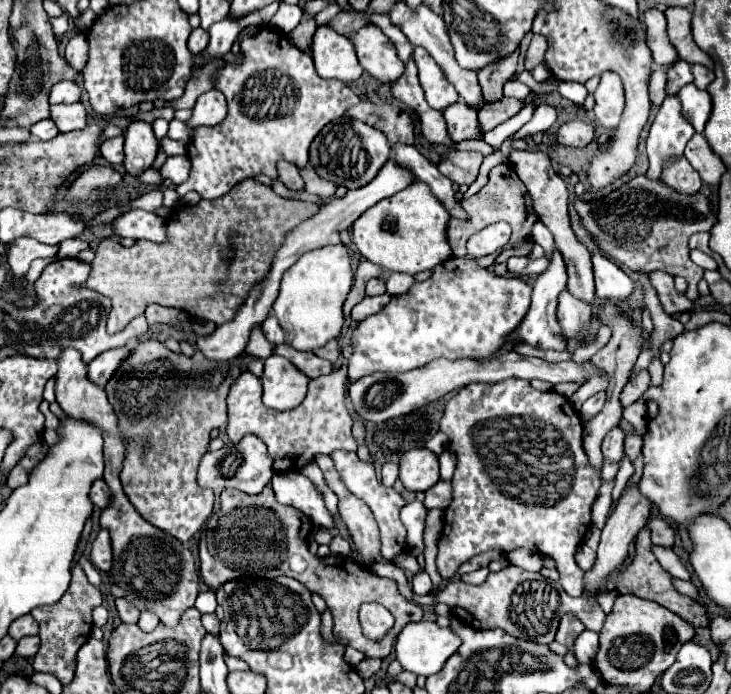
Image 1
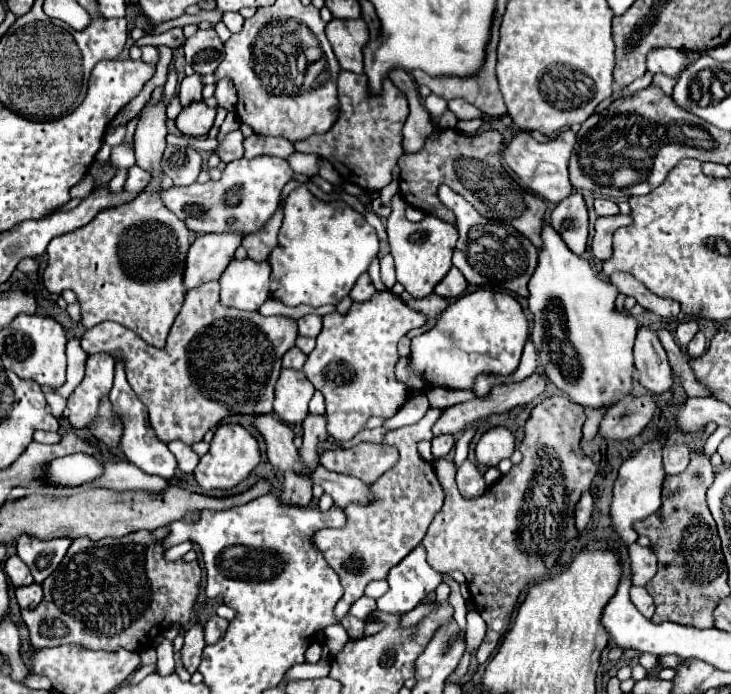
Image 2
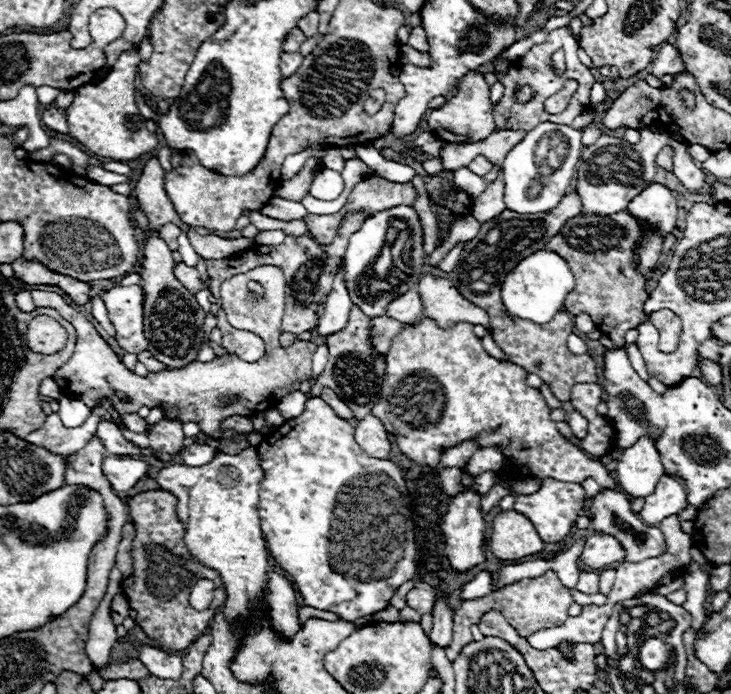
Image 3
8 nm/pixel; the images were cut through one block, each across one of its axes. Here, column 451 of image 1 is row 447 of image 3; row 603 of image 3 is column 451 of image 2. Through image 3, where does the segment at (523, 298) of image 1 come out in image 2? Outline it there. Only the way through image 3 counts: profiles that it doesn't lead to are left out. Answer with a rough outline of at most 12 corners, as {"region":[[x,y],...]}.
{"region":[[480,288],[412,338],[428,388],[514,374],[530,324],[514,296]]}

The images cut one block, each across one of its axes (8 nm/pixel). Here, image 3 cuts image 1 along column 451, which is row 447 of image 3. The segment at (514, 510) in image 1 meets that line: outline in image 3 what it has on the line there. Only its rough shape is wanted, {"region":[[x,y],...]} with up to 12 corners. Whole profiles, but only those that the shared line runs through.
{"region":[[474,324],[402,326],[372,414],[436,466],[480,434],[504,474],[618,482]]}

